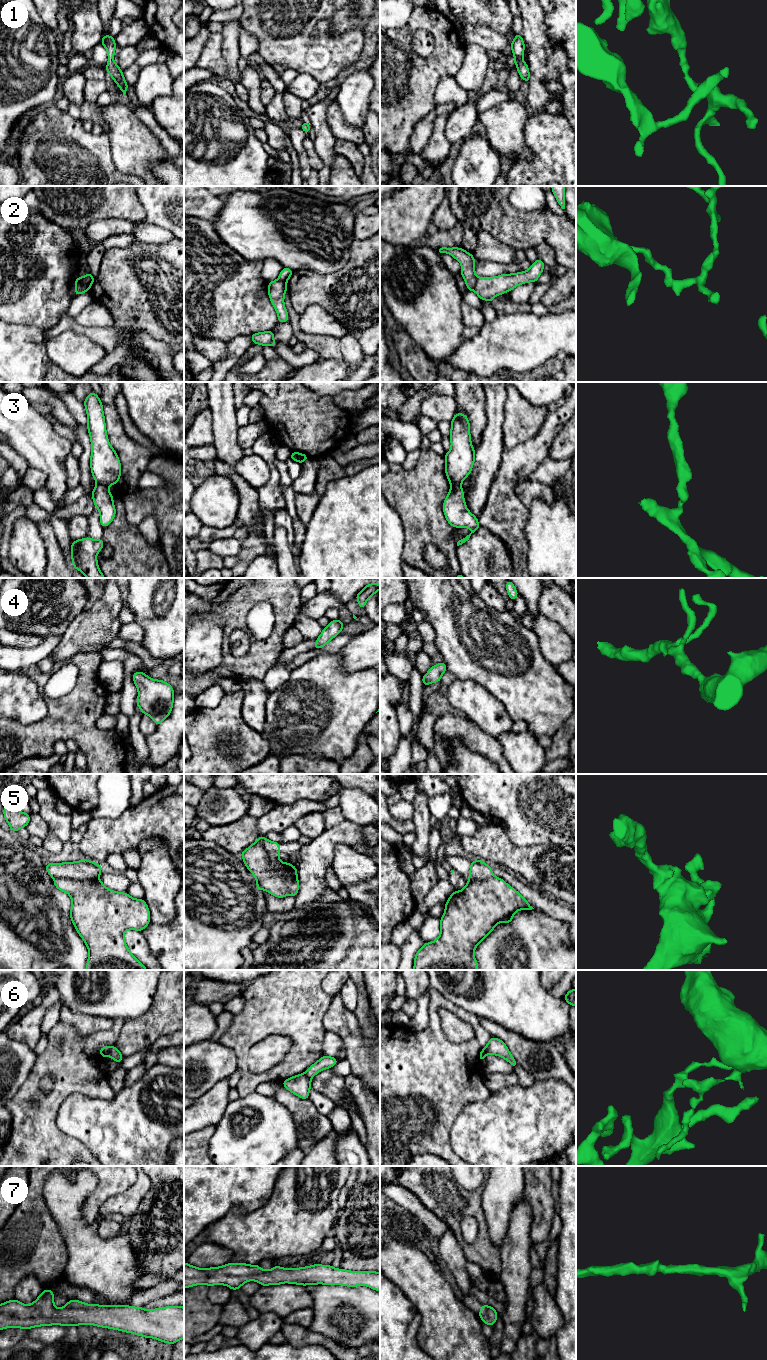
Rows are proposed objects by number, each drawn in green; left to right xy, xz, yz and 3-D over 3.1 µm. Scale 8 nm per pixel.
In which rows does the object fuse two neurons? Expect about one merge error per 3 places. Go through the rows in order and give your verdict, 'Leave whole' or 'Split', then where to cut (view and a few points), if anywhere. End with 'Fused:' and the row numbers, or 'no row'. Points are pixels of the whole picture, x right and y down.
1: Leave whole. No split
2: Split. Split along xy (81, 277), (89, 289)
3: Split. Split along xy (98, 483), (107, 486)
4: Leave whole. No split
5: Split. Split along xz (260, 836), (259, 843), (270, 859), (270, 865), (279, 871)
6: Split. Split along xy (112, 1046), (107, 1055)
7: Leave whole. No split
Fused: 2, 3, 5, 6

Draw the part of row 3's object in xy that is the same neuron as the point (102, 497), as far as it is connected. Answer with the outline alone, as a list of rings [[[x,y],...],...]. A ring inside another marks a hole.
[[[96,485],[91,495],[94,505],[100,513],[100,523],[103,528],[107,527],[113,521],[116,514],[113,497],[108,486]]]

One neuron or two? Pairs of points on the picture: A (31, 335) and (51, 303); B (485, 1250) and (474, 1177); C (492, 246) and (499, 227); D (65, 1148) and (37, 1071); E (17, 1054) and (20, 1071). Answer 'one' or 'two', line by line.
A: two
B: two
C: two
D: one
E: one

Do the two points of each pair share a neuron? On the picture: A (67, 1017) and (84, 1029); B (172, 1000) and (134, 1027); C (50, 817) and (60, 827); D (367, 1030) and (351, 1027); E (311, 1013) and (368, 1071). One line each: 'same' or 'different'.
A: same
B: same
C: same
D: different
E: different

